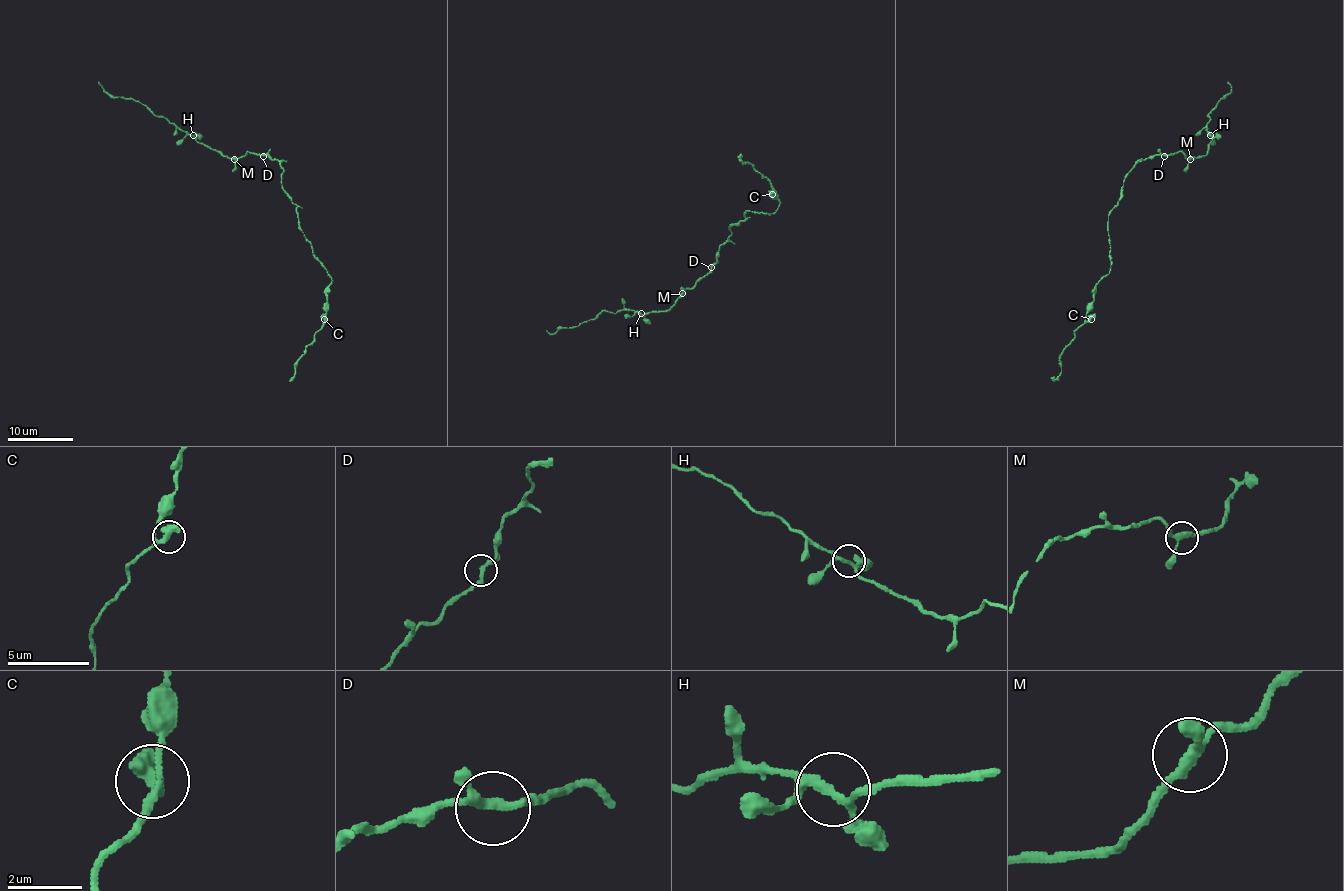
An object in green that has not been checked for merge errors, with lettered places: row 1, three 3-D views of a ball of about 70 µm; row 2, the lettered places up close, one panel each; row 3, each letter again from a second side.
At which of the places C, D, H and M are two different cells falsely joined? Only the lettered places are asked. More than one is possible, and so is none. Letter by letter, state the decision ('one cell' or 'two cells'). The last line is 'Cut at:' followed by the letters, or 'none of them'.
C: one cell
D: one cell
H: one cell
M: one cell
Cut at: none of them

